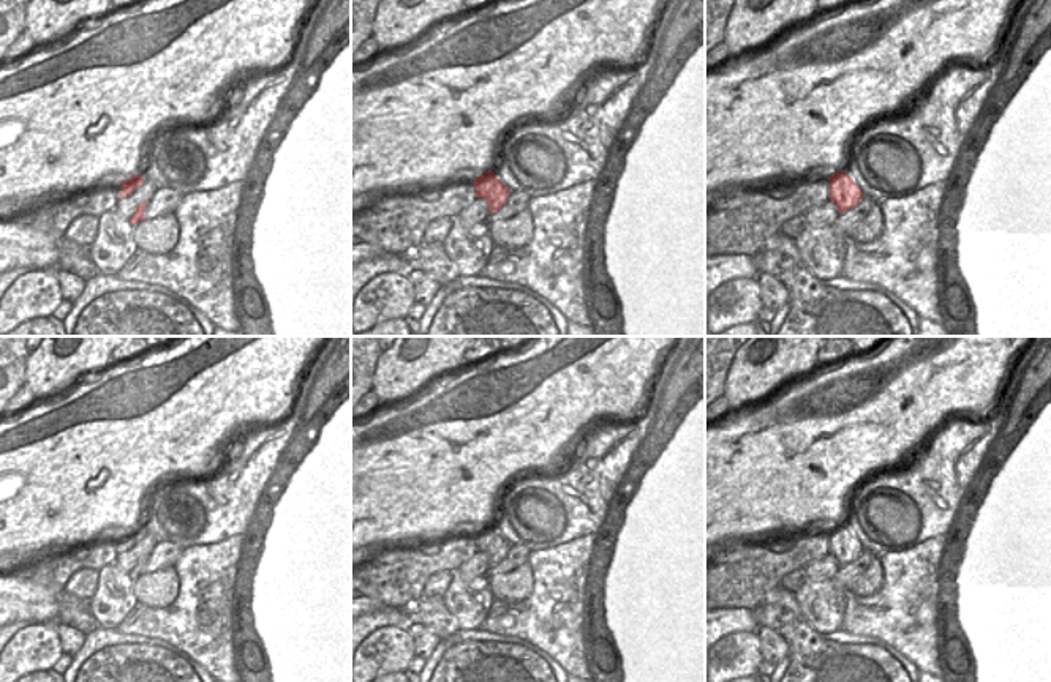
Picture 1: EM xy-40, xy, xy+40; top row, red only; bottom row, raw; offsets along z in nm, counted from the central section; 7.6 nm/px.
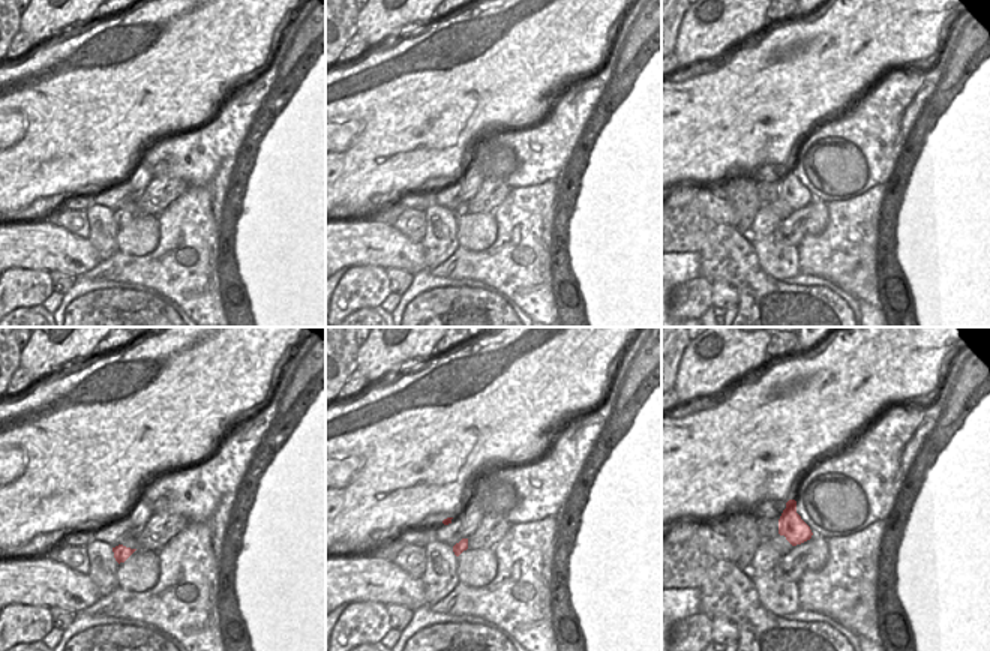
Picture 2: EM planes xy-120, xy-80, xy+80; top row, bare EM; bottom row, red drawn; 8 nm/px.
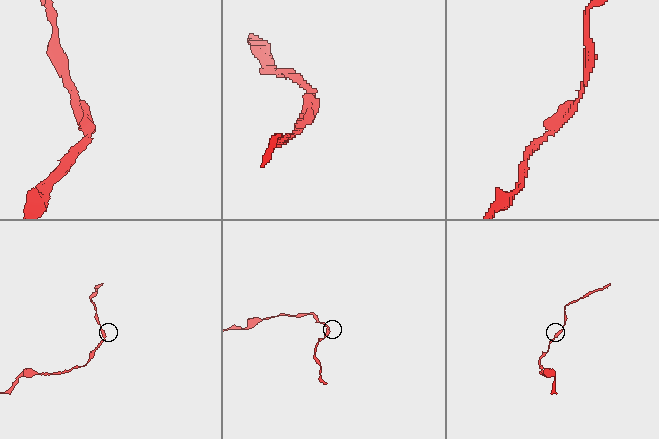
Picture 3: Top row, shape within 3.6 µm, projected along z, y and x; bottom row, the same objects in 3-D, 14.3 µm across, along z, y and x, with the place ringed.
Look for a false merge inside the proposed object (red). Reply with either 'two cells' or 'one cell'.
one cell

